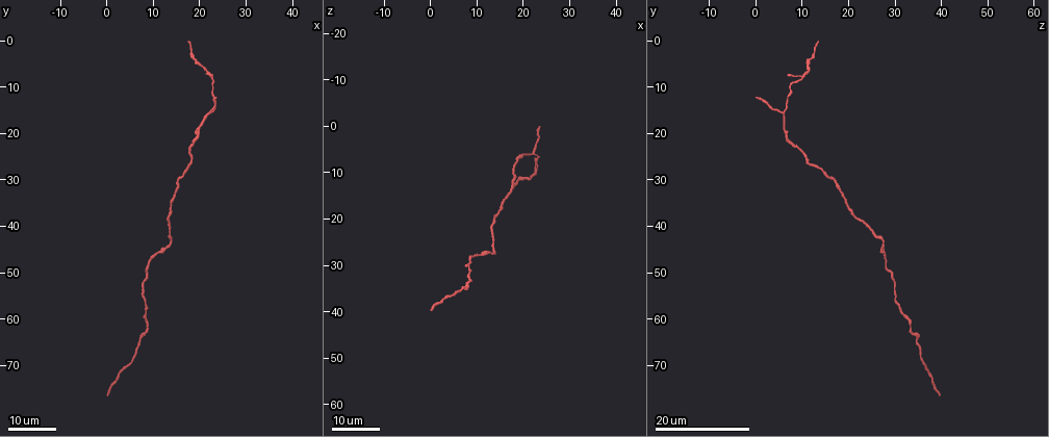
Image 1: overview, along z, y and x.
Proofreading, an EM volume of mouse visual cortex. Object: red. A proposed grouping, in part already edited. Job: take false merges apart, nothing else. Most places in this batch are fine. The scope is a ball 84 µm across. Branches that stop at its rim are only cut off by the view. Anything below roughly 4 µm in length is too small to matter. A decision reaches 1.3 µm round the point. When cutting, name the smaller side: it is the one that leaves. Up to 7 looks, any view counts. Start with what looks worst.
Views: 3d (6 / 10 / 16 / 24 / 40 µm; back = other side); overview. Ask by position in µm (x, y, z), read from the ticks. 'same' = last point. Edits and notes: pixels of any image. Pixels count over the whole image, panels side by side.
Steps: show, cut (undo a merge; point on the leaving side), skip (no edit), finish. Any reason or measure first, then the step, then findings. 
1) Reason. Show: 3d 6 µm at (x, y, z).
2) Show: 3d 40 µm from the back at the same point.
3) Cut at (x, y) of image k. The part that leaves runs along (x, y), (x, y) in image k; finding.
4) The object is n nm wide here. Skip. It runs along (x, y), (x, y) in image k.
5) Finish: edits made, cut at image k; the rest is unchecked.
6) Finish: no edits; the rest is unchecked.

Show: 3d 16 µm at (22.5, 16.0, 6.0).

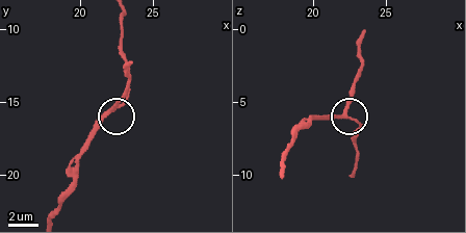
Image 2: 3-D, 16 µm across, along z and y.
Zoom in. Show: 3d 6 µm at (22.4, 15.6, 5.8).

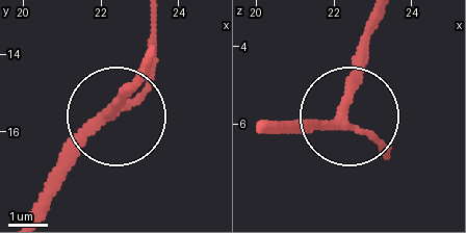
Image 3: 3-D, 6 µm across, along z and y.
The object is 220 nm wide here. Skip. All the same neuron.

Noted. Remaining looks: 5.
Sudden change in width. Show: 3d 16 µm at (7.5, 64.0, 35.0).

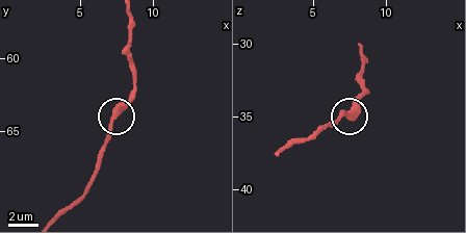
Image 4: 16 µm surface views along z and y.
Show: 3d 6 µm at (7.2, 64.4, 34.8).

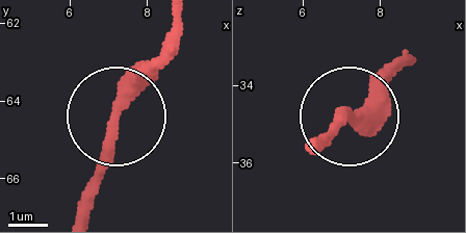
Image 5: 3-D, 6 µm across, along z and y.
Skip. Continuous, no second neuron.

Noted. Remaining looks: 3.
Thick turns thin. Show: 3d 24 µm at (15.5, 32.5, 18.0).

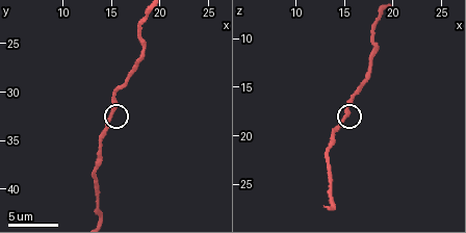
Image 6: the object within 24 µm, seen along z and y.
Zoom in. Show: 3d 10 µm at (15.0, 32.0, 18.0).

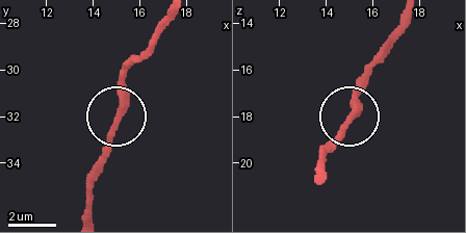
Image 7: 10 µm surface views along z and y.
Skip. Continuous, no second neuron.

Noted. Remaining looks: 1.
Finish: no edits; the rest is unchecked.

